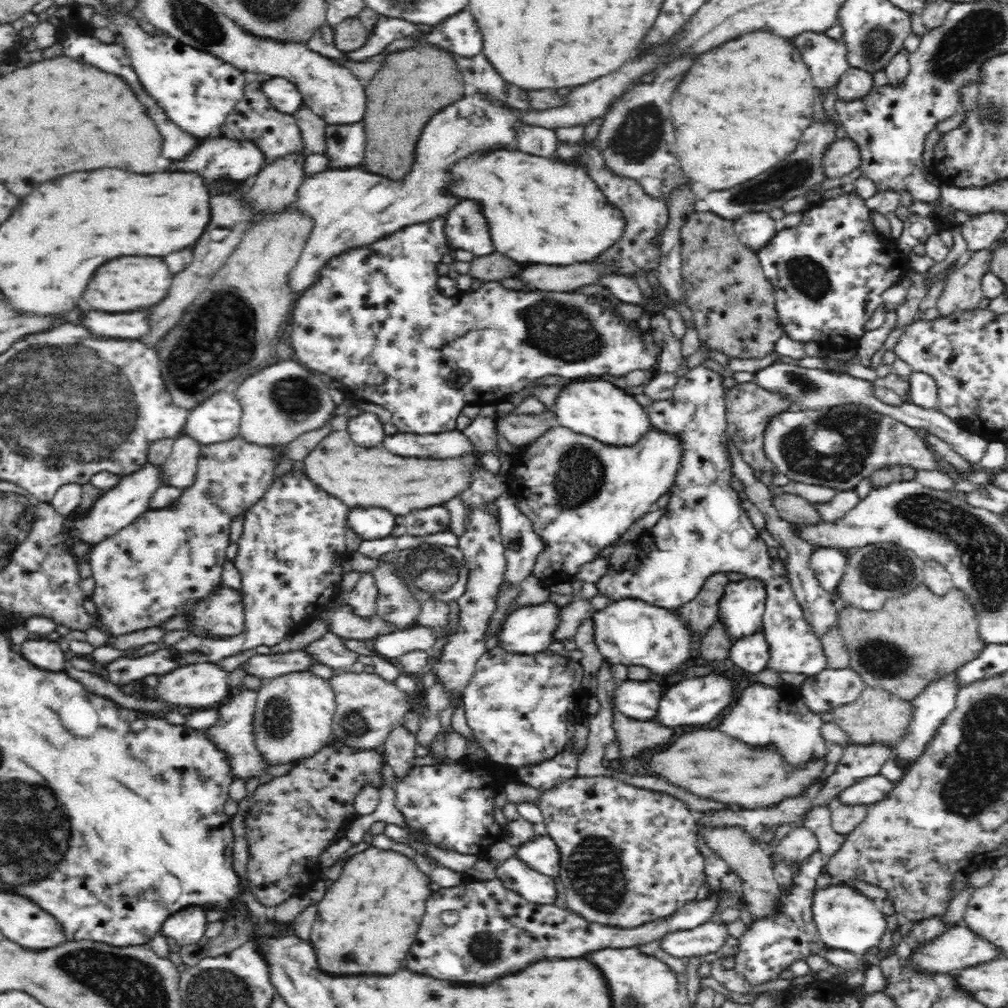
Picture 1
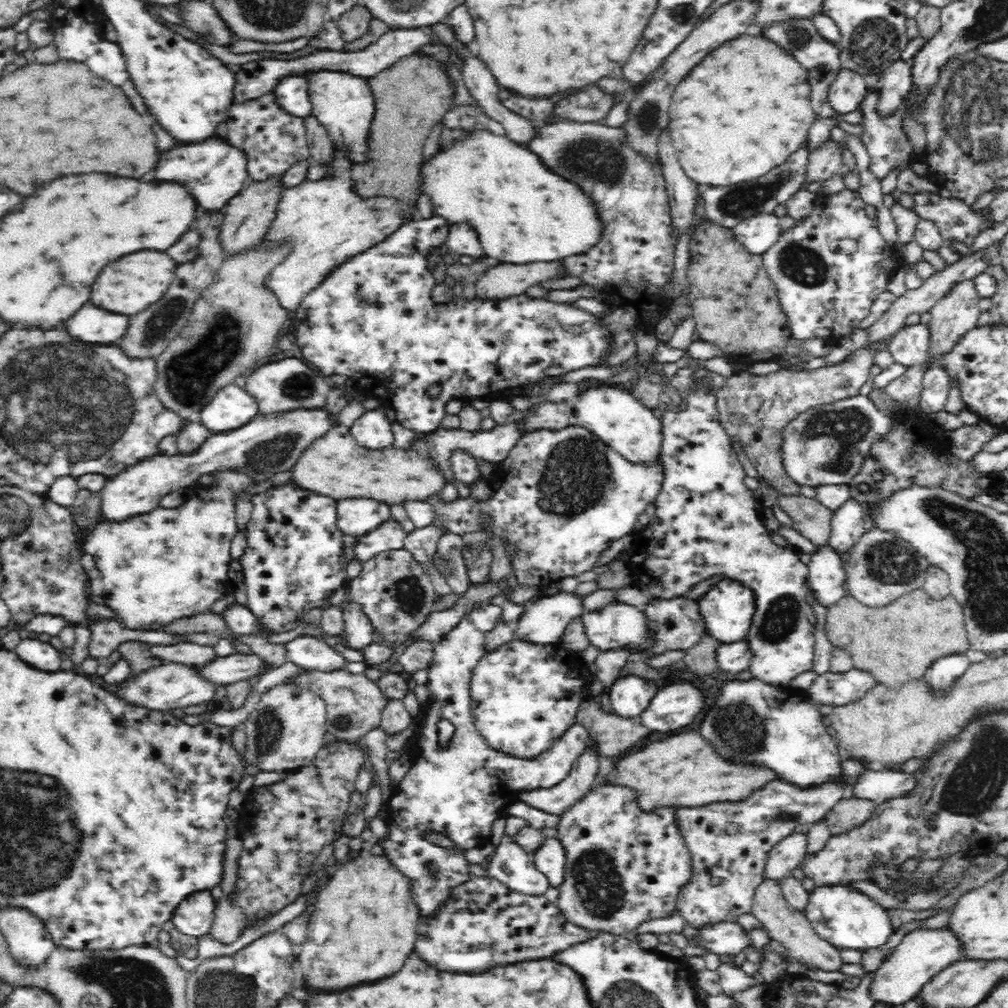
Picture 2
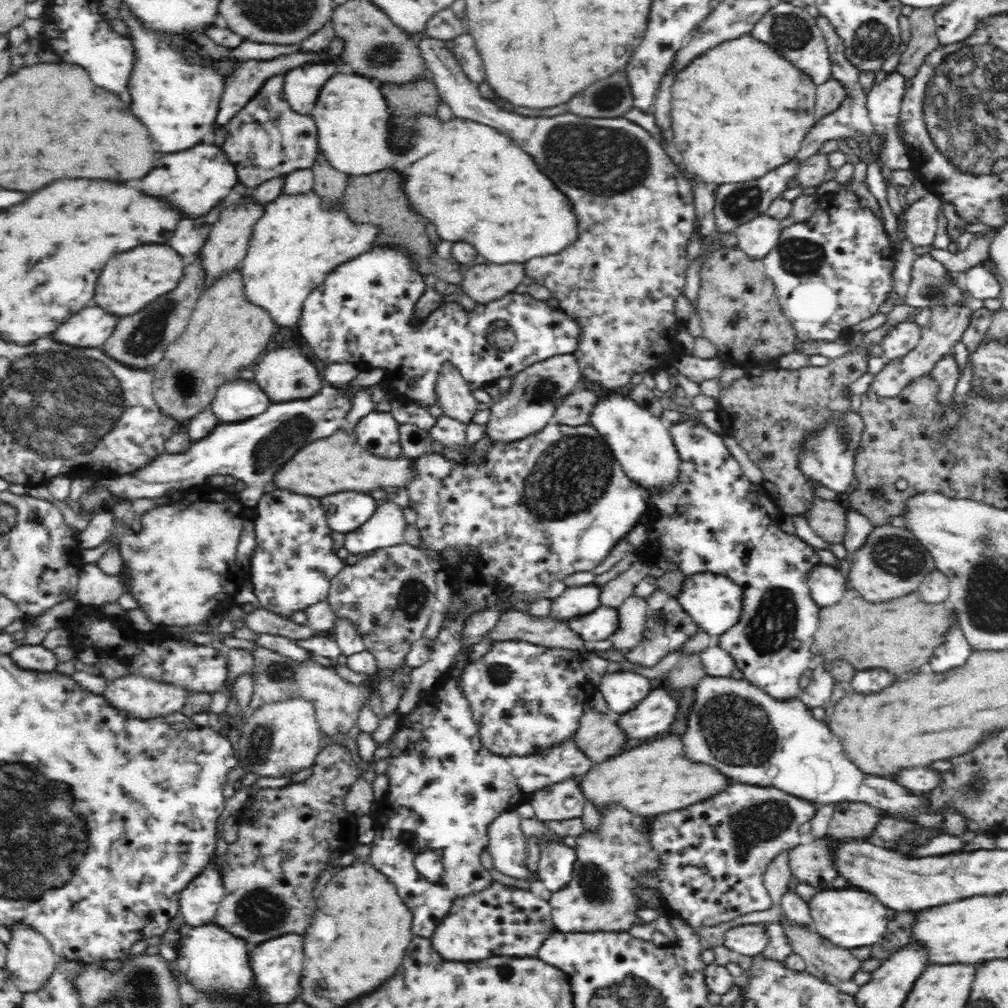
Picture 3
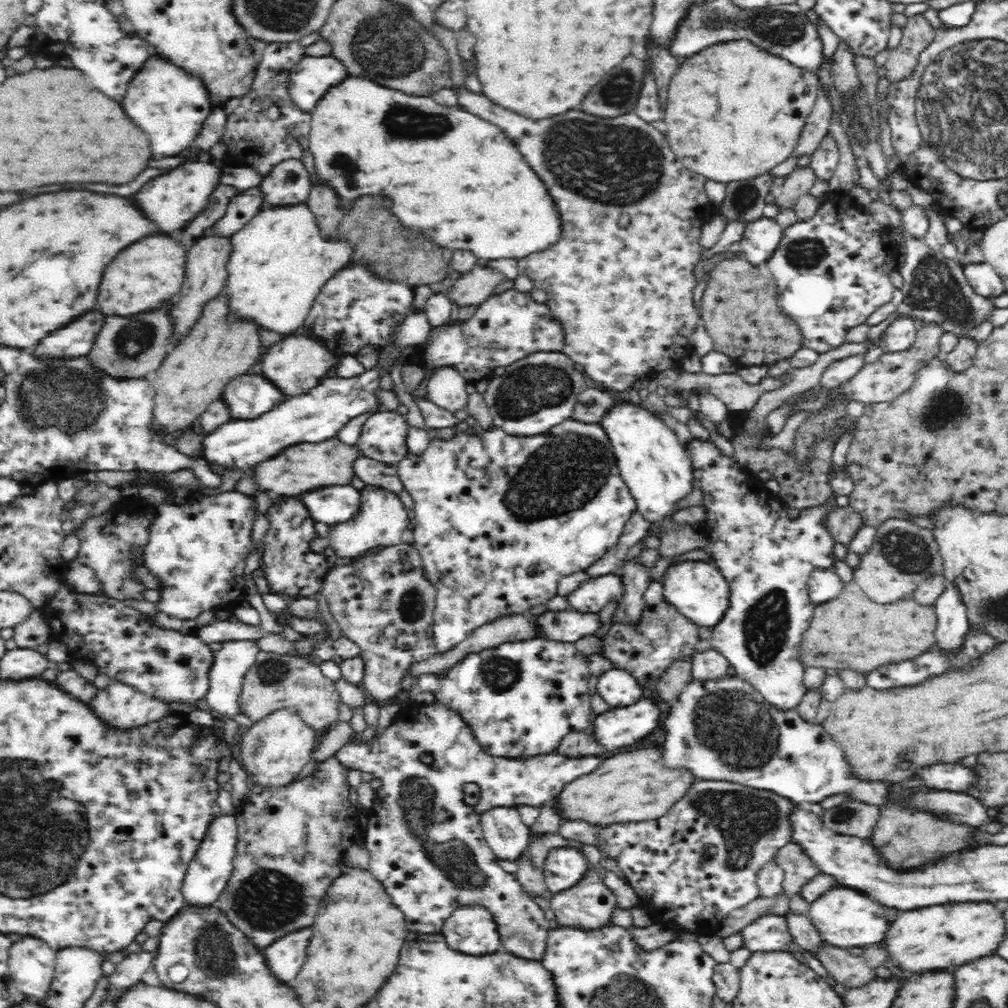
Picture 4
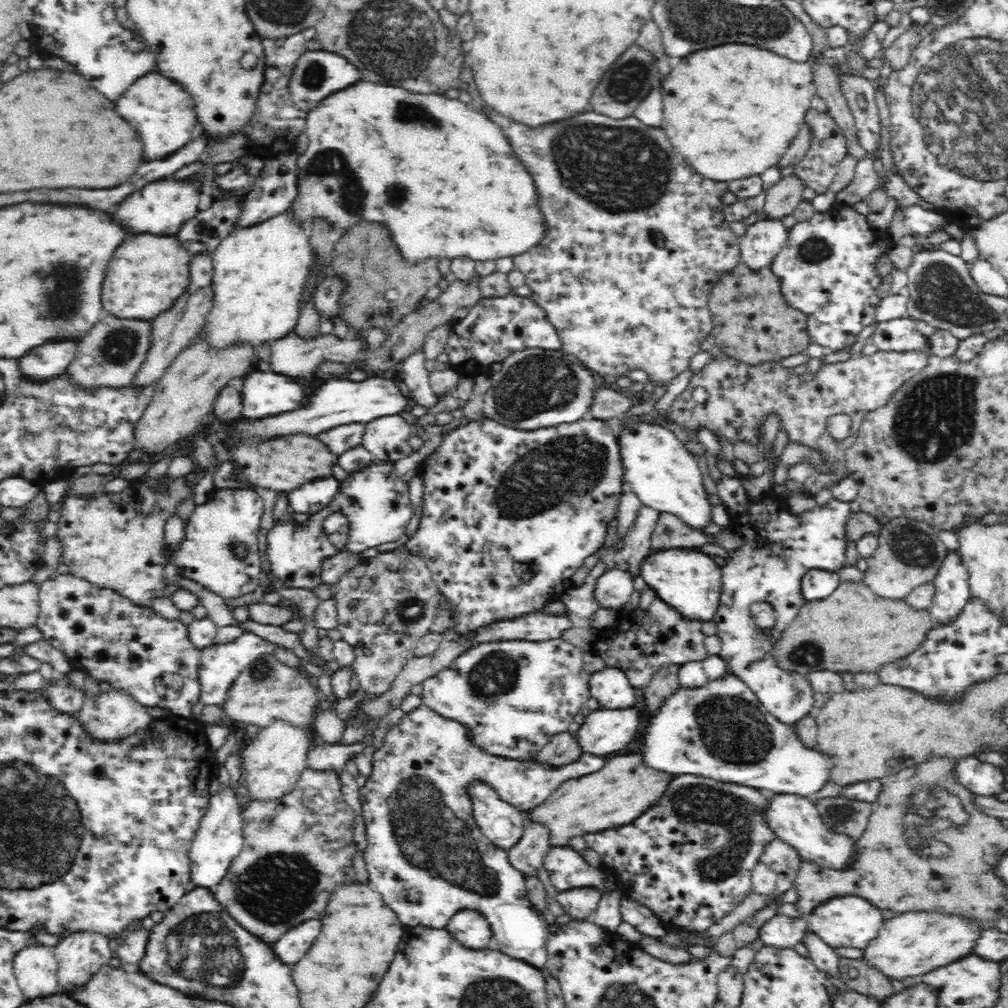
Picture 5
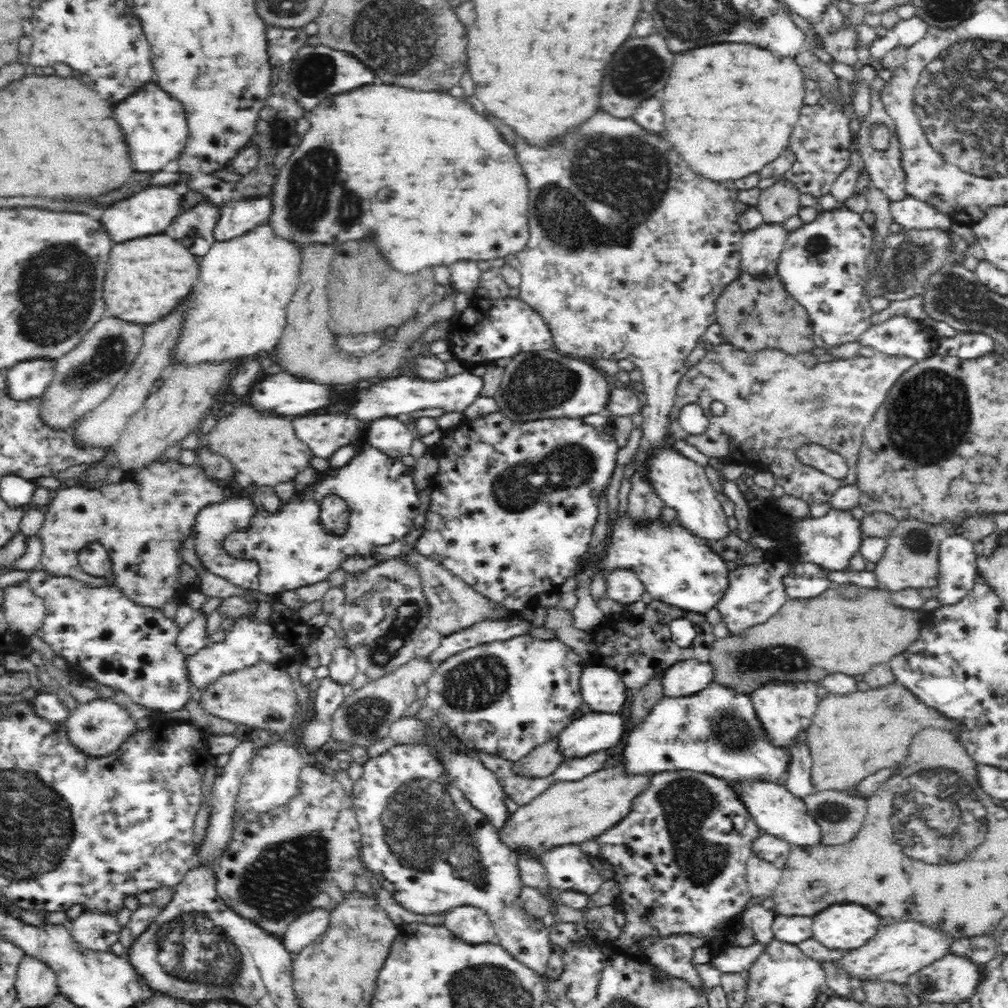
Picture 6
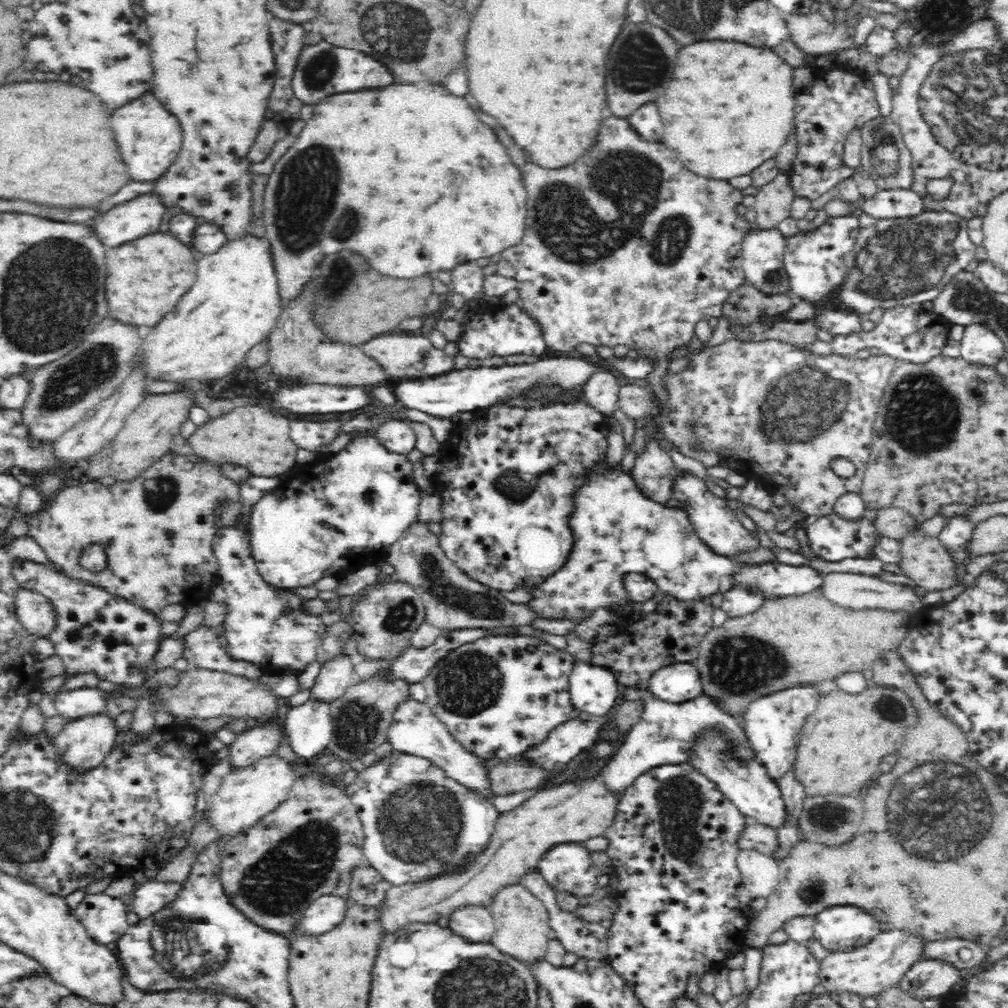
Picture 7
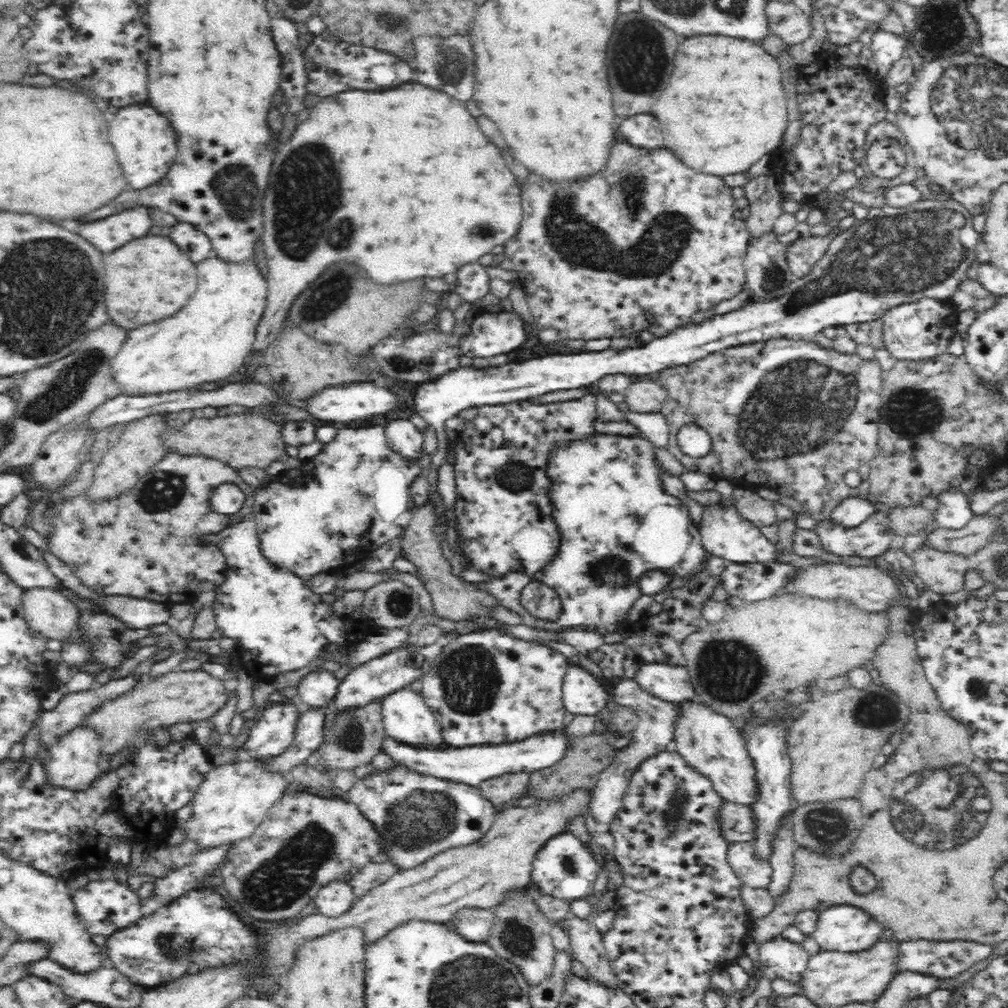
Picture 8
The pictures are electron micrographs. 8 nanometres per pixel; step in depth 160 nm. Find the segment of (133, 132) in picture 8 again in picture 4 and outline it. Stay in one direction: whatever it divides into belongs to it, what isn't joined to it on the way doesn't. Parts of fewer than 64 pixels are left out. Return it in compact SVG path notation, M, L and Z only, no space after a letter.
M152 58L150 62L146 62L146 68L140 70L130 82L128 92L122 100L122 108L126 116L148 134L152 154L170 156L190 146L210 114L212 104L205 92L205 86L196 82L196 78L188 78L188 74L180 74L176 66L172 68L168 66L168 62Z

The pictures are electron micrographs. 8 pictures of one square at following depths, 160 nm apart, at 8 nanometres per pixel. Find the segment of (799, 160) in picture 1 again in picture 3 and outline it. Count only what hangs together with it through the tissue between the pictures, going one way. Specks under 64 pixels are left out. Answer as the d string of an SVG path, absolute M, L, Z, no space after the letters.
M792 160L771 170L760 178L752 179L748 182L721 184L720 188L718 188L718 194L715 196L714 214L716 232L718 234L732 234L738 226L763 216L772 200L782 197L782 192L786 191L793 184L798 167L798 162Z

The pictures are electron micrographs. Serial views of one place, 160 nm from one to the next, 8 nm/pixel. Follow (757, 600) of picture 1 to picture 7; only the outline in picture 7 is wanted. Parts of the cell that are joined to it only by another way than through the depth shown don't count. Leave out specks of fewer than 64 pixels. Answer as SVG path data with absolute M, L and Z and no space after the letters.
M606 457L594 462L594 466L587 469L583 479L584 484L578 486L572 494L573 509L567 516L573 543L566 564L539 583L532 583L528 588L530 600L523 605L537 618L583 621L590 618L596 608L625 606L630 602L630 595L624 587L624 576L630 573L653 578L661 592L680 600L712 596L732 588L731 576L738 572L738 564L714 554L709 546L702 542L684 508L672 508L666 506L666 503L655 502L641 490L632 471L624 472L619 463L612 466Z

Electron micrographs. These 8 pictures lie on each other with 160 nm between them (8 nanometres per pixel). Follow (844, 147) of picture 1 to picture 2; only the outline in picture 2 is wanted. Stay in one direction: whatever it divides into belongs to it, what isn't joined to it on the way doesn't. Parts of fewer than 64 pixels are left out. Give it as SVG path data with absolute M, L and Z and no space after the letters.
M834 140L822 144L809 153L806 165L806 182L823 182L844 171L842 150L844 146Z

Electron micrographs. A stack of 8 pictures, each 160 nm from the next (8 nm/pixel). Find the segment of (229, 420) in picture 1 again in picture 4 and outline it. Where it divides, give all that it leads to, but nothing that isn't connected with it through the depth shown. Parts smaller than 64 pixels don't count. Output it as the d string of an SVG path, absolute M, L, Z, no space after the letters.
M240 376L236 382L228 384L224 398L230 406L230 415L234 418L258 418L264 412L270 412L274 406L288 400L286 393L264 376Z

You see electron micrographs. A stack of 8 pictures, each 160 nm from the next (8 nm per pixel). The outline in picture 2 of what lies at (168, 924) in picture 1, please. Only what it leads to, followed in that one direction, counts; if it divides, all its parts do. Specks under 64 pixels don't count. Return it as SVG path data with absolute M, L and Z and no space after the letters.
M210 887L192 891L176 908L171 922L183 933L195 938L210 933L215 920L216 900Z

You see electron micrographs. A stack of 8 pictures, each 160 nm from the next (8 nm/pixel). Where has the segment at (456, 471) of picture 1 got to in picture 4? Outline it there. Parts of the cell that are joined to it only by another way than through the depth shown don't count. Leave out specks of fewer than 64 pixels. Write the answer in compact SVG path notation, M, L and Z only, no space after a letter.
M336 438L318 442L318 444L296 444L288 446L276 456L258 462L252 468L253 480L259 485L259 490L276 493L280 497L297 497L298 495L312 491L312 488L322 486L336 486L350 484L353 478L352 460L360 454L356 454L357 447L342 446Z

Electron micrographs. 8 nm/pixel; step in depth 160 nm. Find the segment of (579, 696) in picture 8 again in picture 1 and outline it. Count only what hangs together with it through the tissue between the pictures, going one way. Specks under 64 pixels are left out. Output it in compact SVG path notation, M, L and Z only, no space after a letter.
M652 678L648 681L637 681L626 679L618 683L614 703L618 712L628 718L636 720L650 720L656 714L656 706L660 702L662 684L658 679Z

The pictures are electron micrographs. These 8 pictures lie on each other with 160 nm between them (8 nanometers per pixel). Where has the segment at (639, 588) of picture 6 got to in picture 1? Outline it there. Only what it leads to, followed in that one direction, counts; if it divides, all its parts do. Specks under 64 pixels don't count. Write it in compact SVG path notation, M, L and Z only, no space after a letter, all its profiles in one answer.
M549 599L514 609L497 634L499 646L522 654L547 651L557 641L554 634L560 626L560 612L562 607Z

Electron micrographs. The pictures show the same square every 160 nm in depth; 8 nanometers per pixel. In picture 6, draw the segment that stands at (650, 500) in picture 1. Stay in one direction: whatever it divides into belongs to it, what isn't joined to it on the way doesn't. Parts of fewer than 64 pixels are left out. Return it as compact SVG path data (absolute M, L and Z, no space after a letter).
M497 410L495 412L488 413L483 417L474 419L471 422L466 422L466 424L462 424L460 427L458 426L453 431L448 432L448 434L447 432L444 433L440 444L438 444L438 472L431 479L432 482L428 489L430 491L429 497L431 506L425 512L426 523L423 526L424 529L422 535L414 545L420 549L421 554L430 556L433 560L438 560L444 568L453 574L462 577L466 583L470 584L471 587L474 587L474 590L488 596L489 599L496 601L498 605L502 605L508 609L514 609L515 611L520 610L521 608L536 608L538 594L549 591L557 592L558 586L560 586L568 577L574 576L576 568L582 560L582 556L588 554L588 552L593 548L594 540L592 538L592 533L593 526L596 523L596 518L598 516L597 504L600 501L600 496L607 490L608 485L612 480L611 477L617 464L617 453L620 450L615 440L614 427L610 425L610 421L612 421L612 418L607 414L589 414L582 415L582 418L538 418L526 420L526 422L516 422L516 420L509 419L506 414L502 413L502 411Z

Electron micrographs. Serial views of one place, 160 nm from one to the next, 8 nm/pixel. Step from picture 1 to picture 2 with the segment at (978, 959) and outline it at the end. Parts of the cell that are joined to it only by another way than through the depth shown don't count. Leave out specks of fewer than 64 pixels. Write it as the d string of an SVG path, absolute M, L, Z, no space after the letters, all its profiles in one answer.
M946 928L917 929L906 934L902 942L893 948L888 958L880 964L880 968L872 973L869 982L869 997L875 1002L882 1002L892 1007L898 1004L904 1005L917 996L921 986L924 986L932 975L938 974L948 964L958 962L958 959L962 958L958 939L950 931L946 931Z

